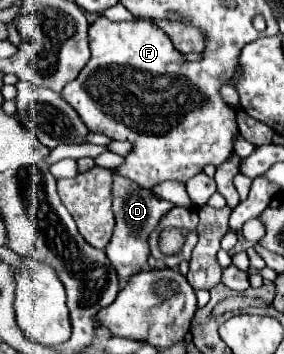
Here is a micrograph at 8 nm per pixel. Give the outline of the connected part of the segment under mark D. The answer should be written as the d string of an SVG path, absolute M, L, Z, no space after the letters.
M113 171L113 213L115 213L115 233L107 245L107 257L119 275L119 287L125 287L127 279L147 265L149 259L149 235L157 229L159 221L173 209L173 203L153 195L149 189L139 187L137 183L123 179Z

